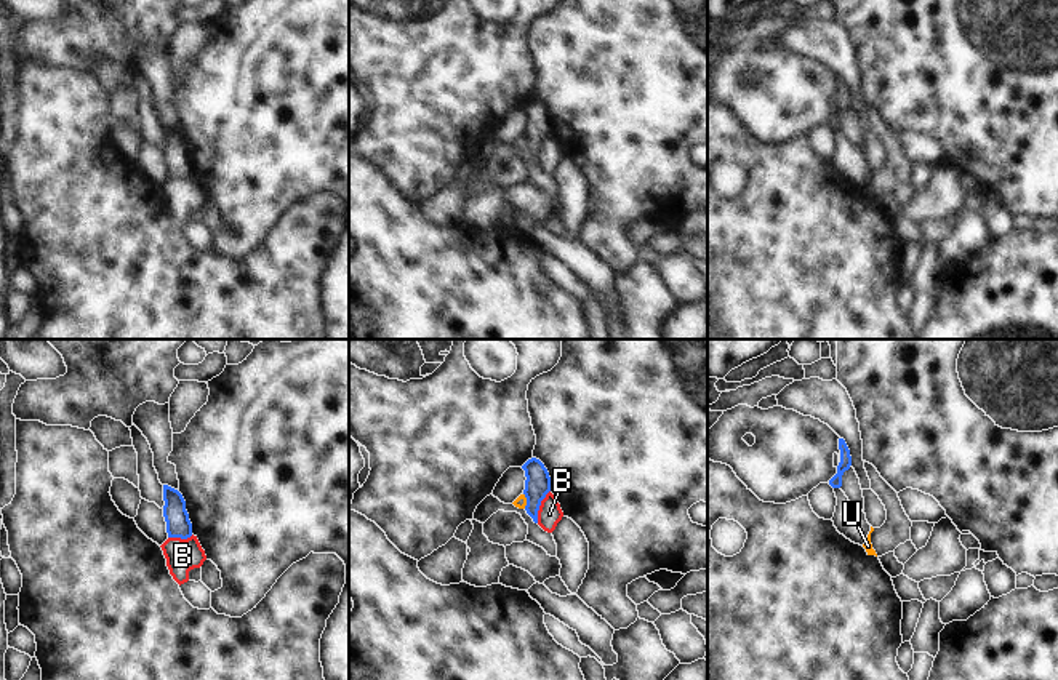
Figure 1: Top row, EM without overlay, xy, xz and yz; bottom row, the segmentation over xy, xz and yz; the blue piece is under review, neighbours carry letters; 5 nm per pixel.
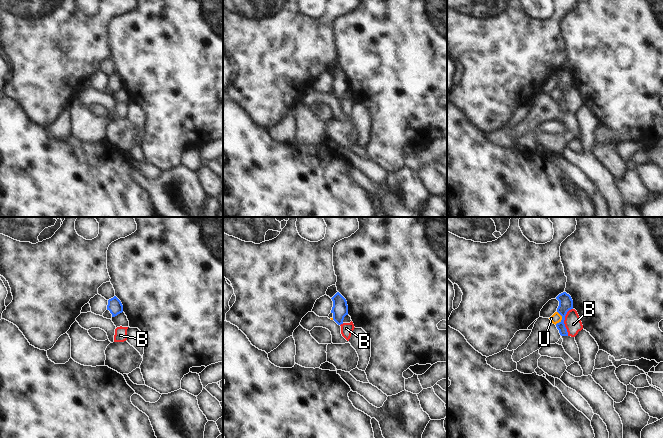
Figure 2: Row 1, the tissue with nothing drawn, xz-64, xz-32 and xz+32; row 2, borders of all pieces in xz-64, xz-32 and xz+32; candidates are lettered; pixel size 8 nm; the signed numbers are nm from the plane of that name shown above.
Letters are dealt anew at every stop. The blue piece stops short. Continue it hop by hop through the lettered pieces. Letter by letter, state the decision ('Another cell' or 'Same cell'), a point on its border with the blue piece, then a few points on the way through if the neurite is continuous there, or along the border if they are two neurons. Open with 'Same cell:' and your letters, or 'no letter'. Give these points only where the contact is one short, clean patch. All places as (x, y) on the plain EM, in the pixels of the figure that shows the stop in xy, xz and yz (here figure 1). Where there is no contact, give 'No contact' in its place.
Same cell: no letter
B: Another cell. Touches blue at xz (540, 146). Boundary: xz (549, 132), (541, 143), (537, 164)
U: Another cell. Touches blue at xz (527, 143). Boundary: xz (524, 135), (525, 149).

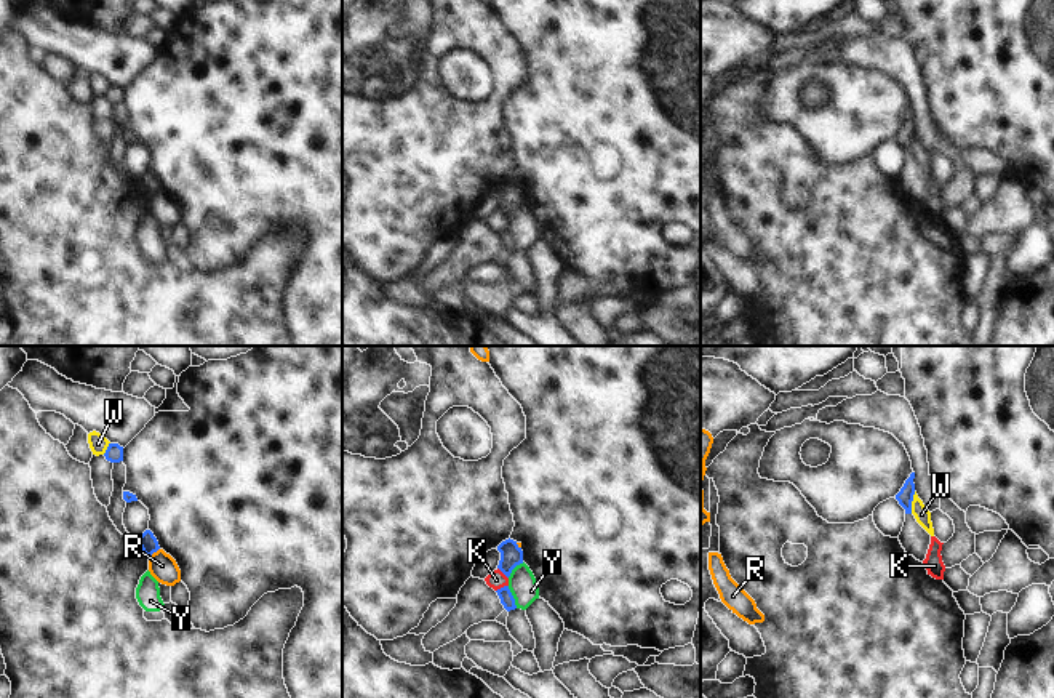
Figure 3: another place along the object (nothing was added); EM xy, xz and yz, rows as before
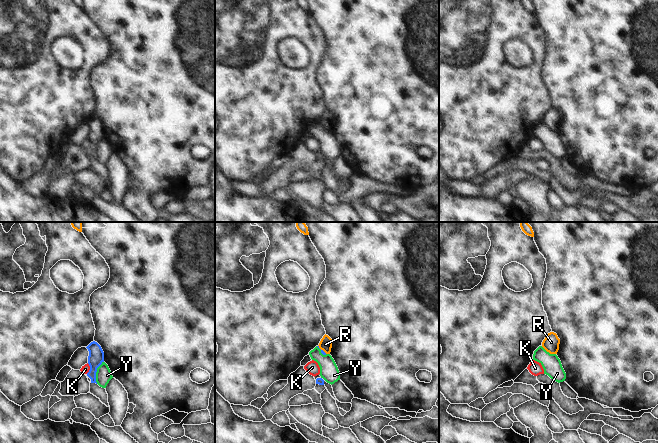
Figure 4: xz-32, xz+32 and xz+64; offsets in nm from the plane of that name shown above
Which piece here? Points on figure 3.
Same cell: no letter
K: Another cell. Touches blue at xz (501, 229). Boundary: xz (507, 226), (496, 232)
R: Another cell. Touches blue at xy (154, 192)
W: Another cell. Touches blue at yz (910, 144)
Y: Another cell. Touches blue at xz (512, 239). Boundary: xz (507, 228), (517, 248).

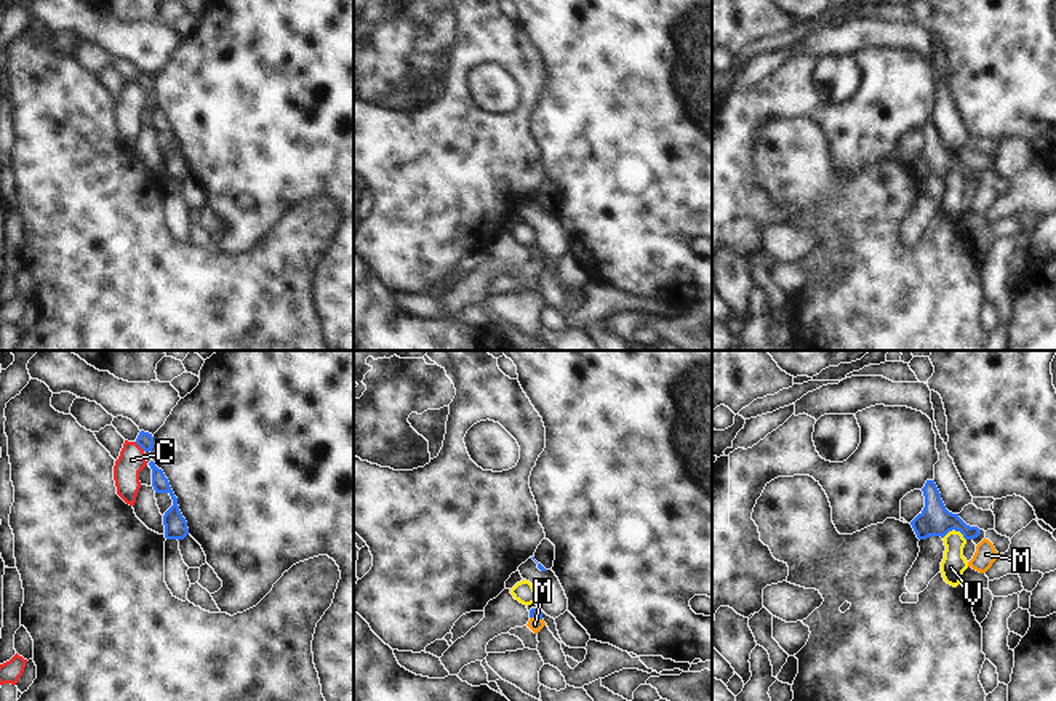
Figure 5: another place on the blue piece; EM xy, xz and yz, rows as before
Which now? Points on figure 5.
Same cell: M
C: Another cell. Touches blue at xy (140, 87)
M: Same cell. Touches blue at xz (536, 260). Path across: xz (536, 255), (536, 260), (535, 266)
V: Another cell. Touches blue at yz (956, 172). Boundary: yz (943, 180), (949, 173), (957, 172), (965, 181).

